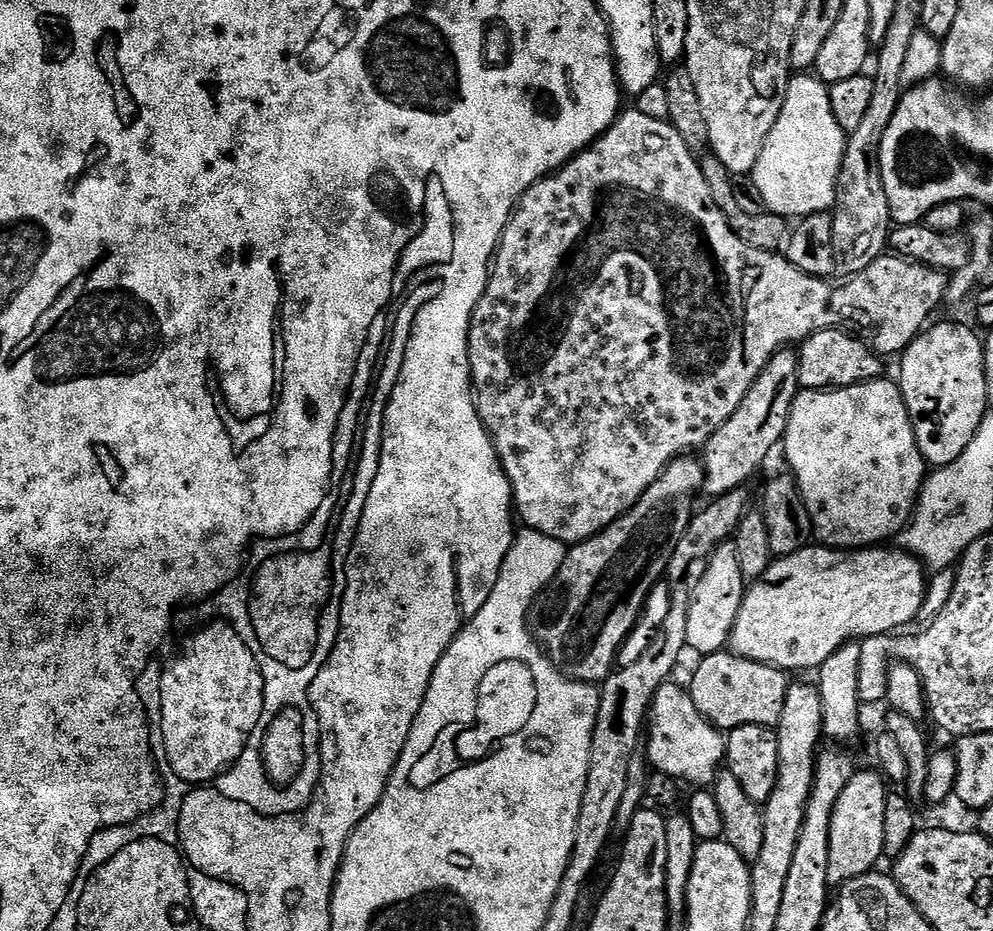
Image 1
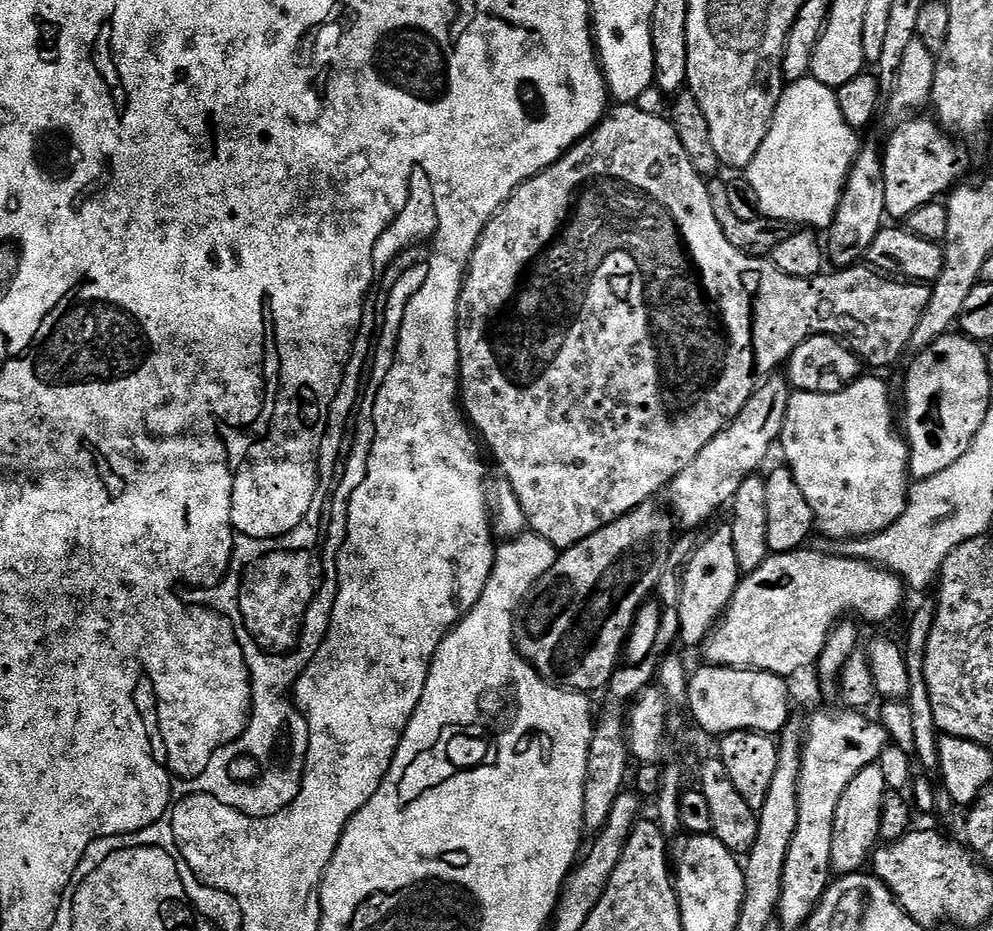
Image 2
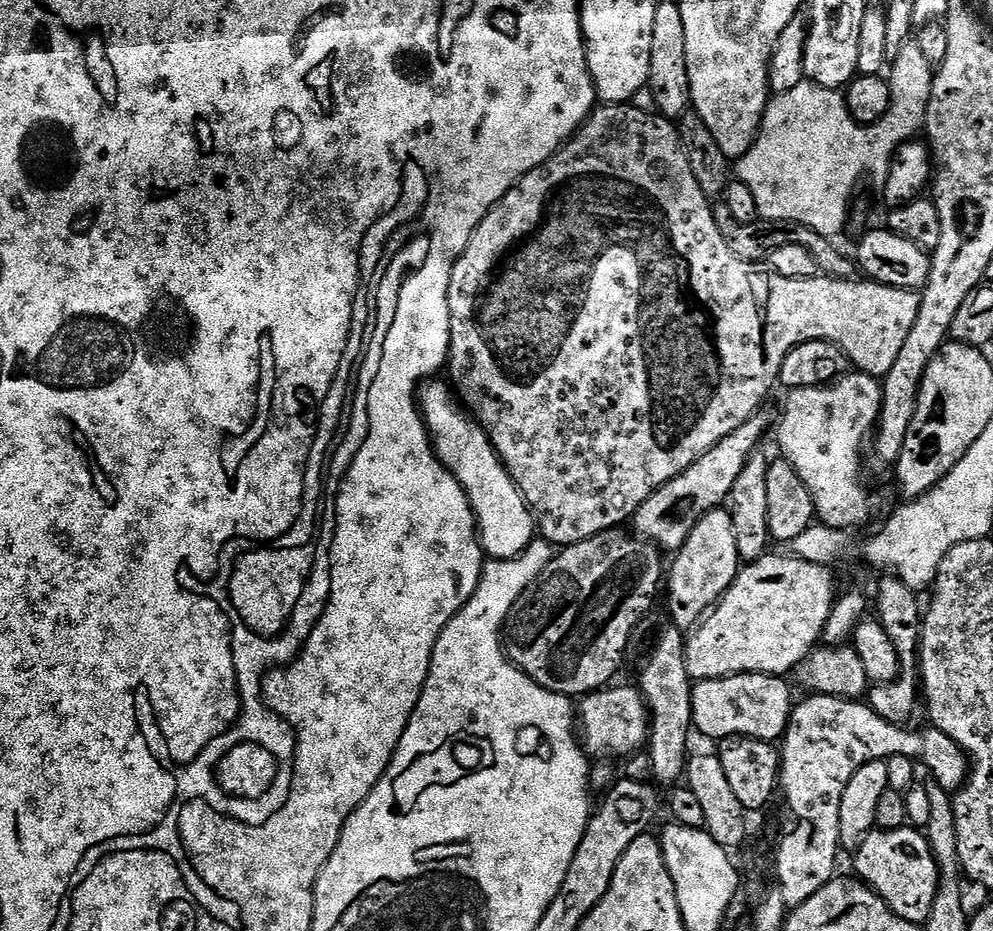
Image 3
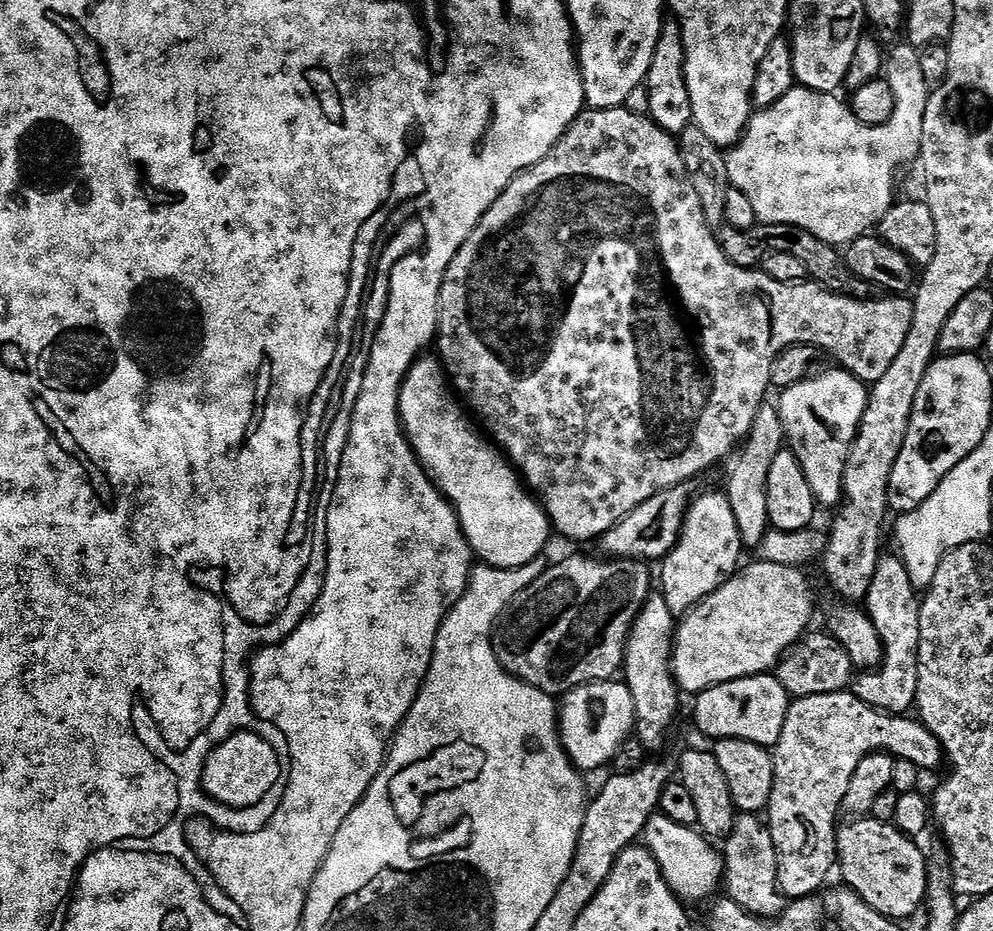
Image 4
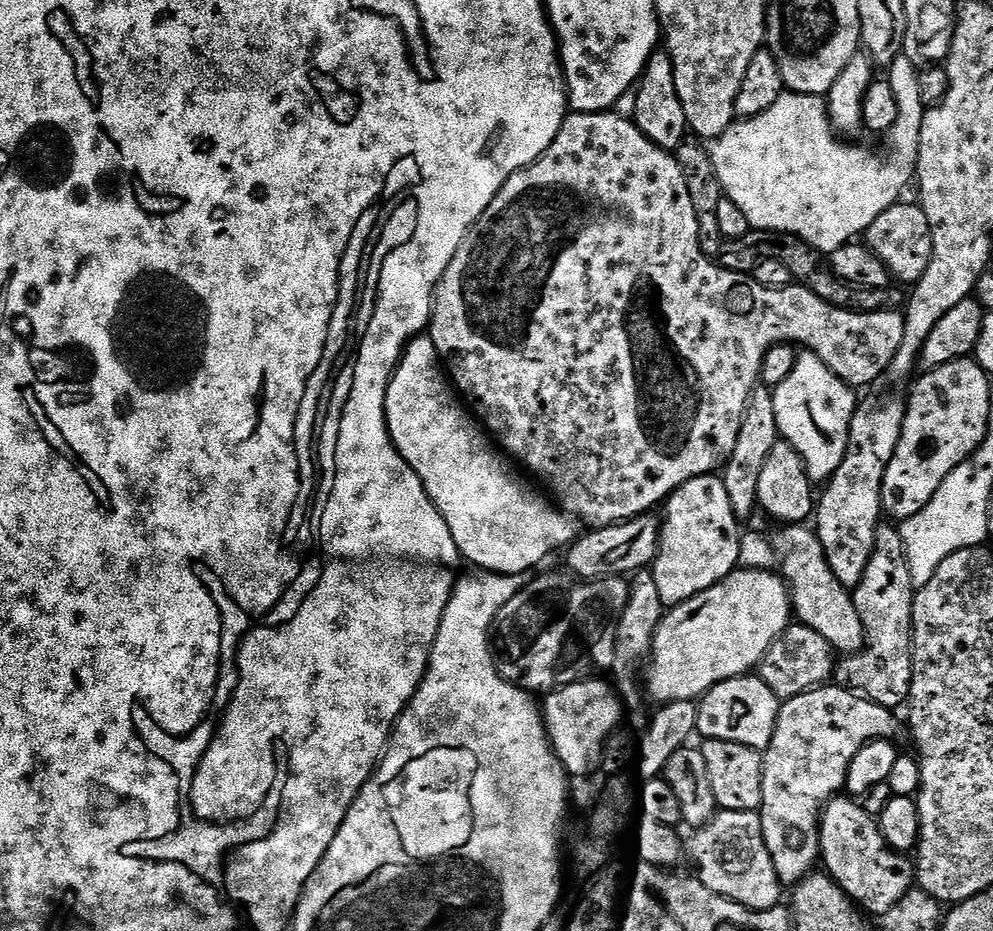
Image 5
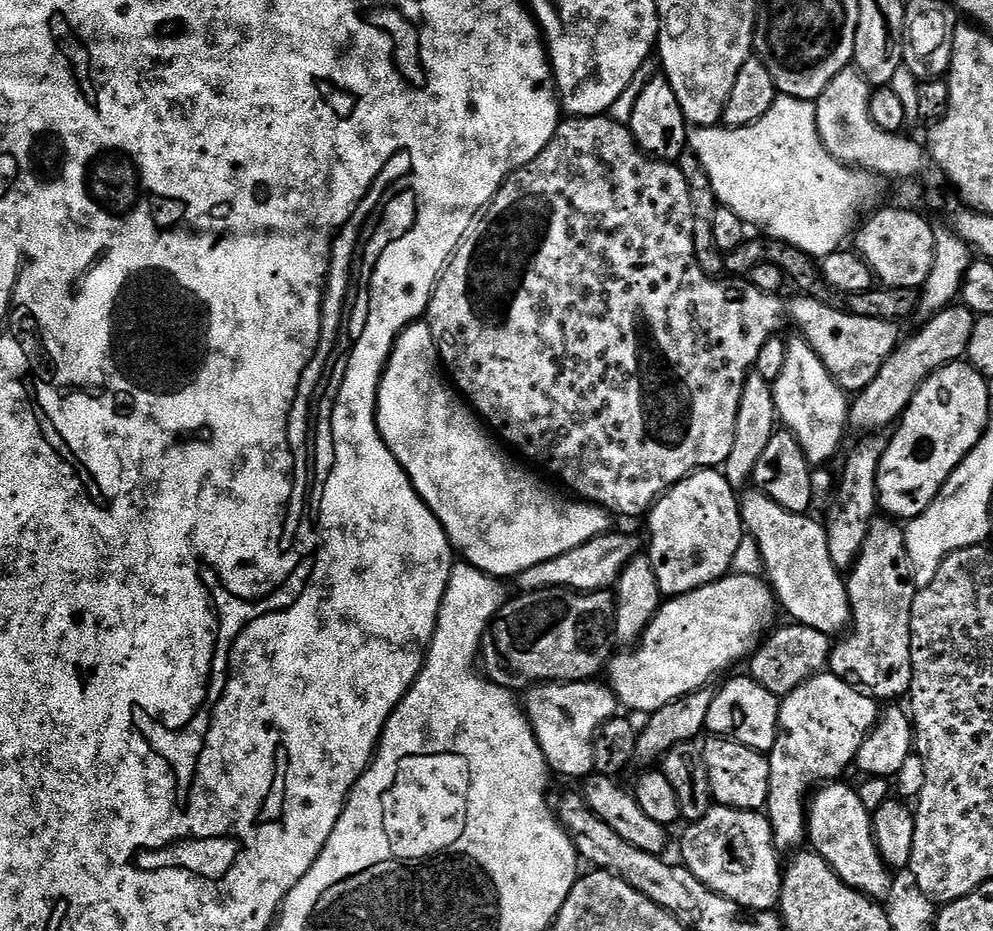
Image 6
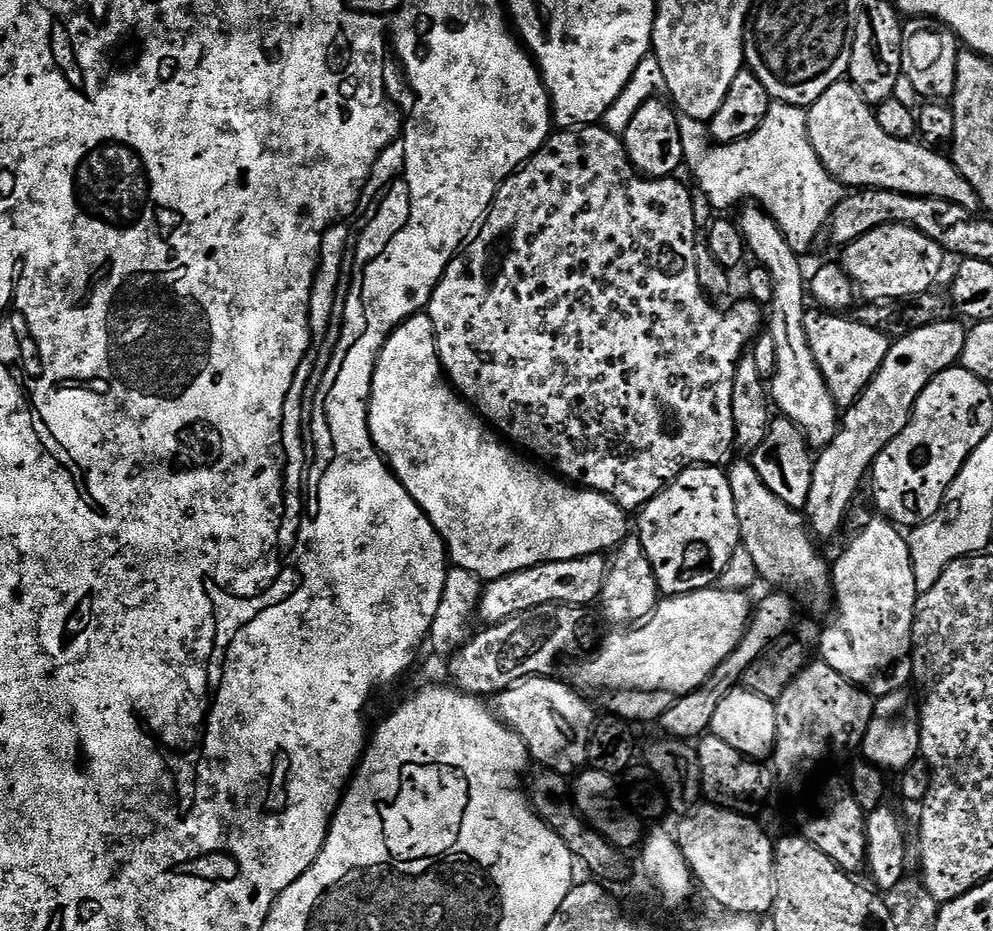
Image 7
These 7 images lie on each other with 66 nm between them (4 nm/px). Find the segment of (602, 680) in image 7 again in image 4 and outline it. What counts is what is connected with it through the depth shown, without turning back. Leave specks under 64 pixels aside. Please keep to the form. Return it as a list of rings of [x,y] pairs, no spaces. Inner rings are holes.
[[[757,559],[756,564],[745,563],[743,567],[737,571],[735,576],[731,576],[724,585],[718,590],[714,590],[714,594],[710,594],[698,606],[694,606],[676,625],[676,638],[672,645],[672,673],[676,675],[676,682],[680,685],[681,693],[699,694],[705,692],[708,688],[713,688],[716,684],[722,682],[730,682],[738,678],[746,678],[747,676],[762,676],[771,673],[776,665],[780,662],[780,657],[797,643],[809,631],[808,623],[812,620],[812,588],[808,585],[805,574],[799,568],[791,568],[790,566],[778,566],[774,562],[766,562]]]

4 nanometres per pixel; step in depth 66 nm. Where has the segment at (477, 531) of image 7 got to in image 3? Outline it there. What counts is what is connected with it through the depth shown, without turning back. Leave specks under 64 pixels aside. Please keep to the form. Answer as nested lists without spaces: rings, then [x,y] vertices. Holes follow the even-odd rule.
[[[432,378],[418,389],[418,407],[432,437],[432,447],[436,450],[436,457],[452,471],[468,495],[472,512],[476,515],[481,548],[493,560],[509,560],[522,554],[537,535],[536,522],[490,438],[461,407],[453,389],[445,381],[444,384],[440,378]]]

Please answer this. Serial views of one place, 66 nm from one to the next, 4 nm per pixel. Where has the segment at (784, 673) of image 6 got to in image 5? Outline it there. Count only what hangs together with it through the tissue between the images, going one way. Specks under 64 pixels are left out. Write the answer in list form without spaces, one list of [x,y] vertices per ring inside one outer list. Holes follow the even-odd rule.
[[[796,622],[777,638],[770,650],[766,650],[758,665],[758,675],[770,690],[774,690],[777,700],[783,702],[811,688],[827,685],[833,679],[837,663],[838,654],[830,642],[826,642],[818,630]]]

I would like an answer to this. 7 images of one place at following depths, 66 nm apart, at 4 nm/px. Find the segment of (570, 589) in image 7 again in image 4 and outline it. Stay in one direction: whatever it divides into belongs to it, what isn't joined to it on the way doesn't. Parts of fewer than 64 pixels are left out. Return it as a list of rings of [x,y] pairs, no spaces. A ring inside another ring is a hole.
[[[680,484],[676,488],[667,488],[664,492],[654,494],[638,510],[626,514],[622,522],[618,522],[610,531],[604,533],[598,541],[603,555],[617,560],[643,560],[645,562],[663,561],[668,551],[676,545],[680,532],[684,529],[684,515],[688,513],[690,503],[688,484]]]

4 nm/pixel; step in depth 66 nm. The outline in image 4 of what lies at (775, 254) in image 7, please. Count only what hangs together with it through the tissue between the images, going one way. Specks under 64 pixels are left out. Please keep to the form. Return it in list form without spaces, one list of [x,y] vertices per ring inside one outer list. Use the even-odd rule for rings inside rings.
[[[832,366],[829,372],[824,372],[821,376],[813,375],[779,393],[778,407],[784,423],[787,447],[798,458],[806,474],[806,482],[810,482],[810,490],[817,505],[824,507],[825,504],[826,507],[835,509],[841,503],[844,494],[844,458],[854,442],[856,431],[862,422],[862,414],[866,414],[869,391],[869,385],[864,384],[859,378],[851,376],[839,366]]]

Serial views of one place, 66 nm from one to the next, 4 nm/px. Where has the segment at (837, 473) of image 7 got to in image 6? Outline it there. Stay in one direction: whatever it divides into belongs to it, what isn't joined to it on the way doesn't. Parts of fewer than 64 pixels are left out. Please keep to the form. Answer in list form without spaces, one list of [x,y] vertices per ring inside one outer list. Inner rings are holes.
[[[957,302],[937,316],[923,321],[919,325],[920,330],[909,340],[907,337],[884,363],[882,370],[878,370],[878,378],[874,378],[874,382],[870,382],[870,386],[866,386],[851,401],[848,410],[851,431],[860,432],[859,434],[880,434],[885,431],[883,428],[891,429],[904,415],[914,394],[928,376],[947,364],[963,361],[967,357],[970,334],[974,334],[977,319],[969,308]]]

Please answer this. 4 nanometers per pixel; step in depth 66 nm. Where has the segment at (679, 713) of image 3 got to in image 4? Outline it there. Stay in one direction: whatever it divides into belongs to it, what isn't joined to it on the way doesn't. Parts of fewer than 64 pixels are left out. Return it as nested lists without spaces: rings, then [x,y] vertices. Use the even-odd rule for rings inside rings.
[[[649,595],[632,623],[624,647],[622,680],[628,685],[630,698],[634,698],[634,736],[648,754],[659,753],[656,751],[667,742],[672,723],[680,712],[682,693],[676,675],[672,673],[672,645],[676,638],[677,623],[678,617],[670,610],[670,606],[666,606],[664,595]]]

